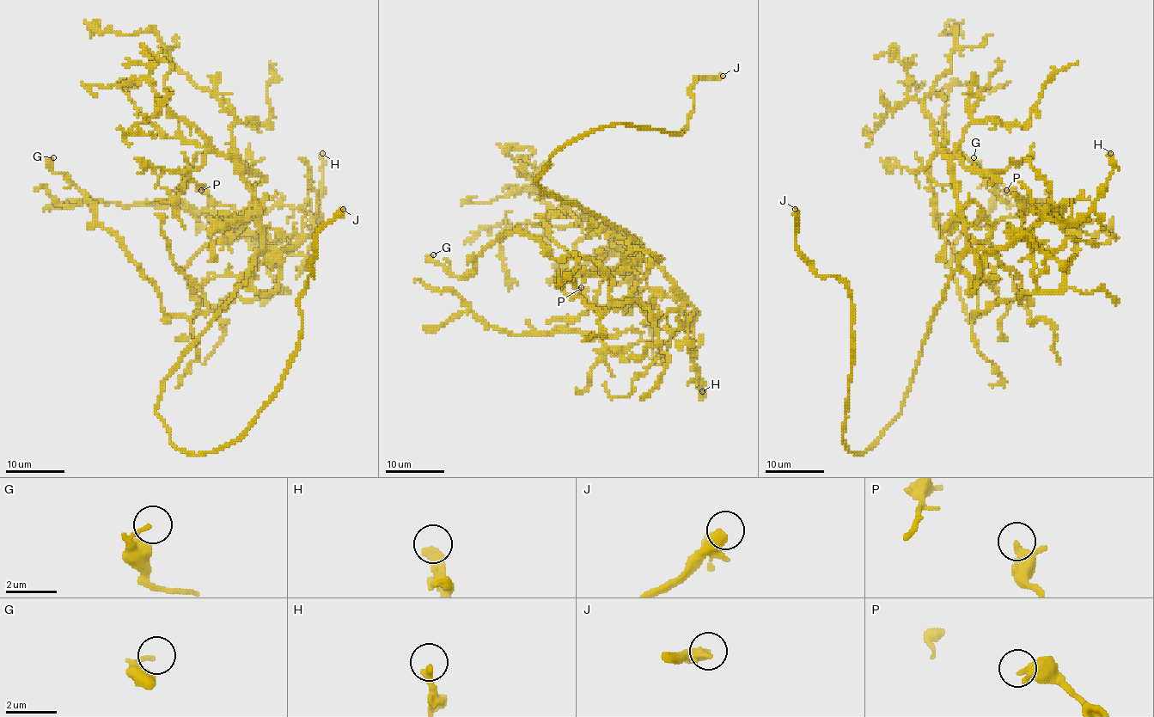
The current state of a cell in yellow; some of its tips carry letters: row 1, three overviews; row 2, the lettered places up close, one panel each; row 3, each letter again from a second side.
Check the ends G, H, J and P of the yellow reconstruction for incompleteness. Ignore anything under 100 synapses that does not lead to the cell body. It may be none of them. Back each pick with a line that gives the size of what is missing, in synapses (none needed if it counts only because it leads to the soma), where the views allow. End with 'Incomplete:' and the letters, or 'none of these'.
Incomplete: J

